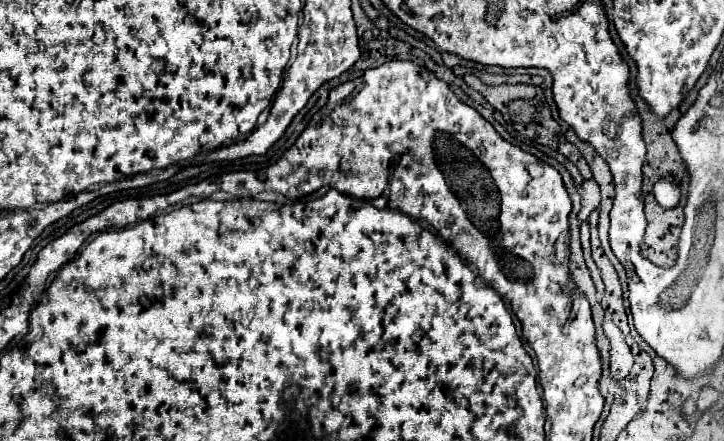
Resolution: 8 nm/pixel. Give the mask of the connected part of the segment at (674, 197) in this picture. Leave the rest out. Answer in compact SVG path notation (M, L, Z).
M664 178L660 180L656 186L654 186L654 196L658 200L660 206L664 208L674 208L678 204L678 198L680 198L680 192L678 188L674 186L674 182L670 178Z

